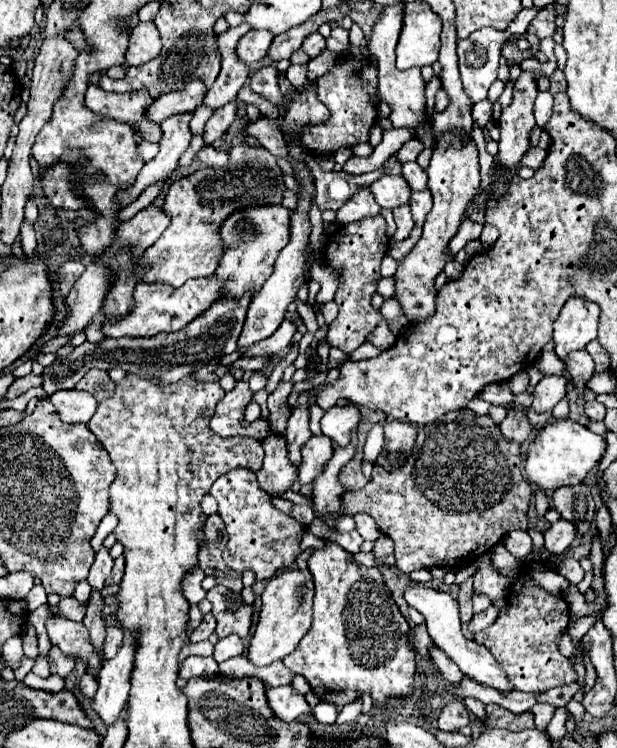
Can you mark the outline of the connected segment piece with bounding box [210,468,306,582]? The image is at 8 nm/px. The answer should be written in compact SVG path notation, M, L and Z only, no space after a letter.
M234 468L212 484L210 494L216 498L218 514L226 524L226 564L232 570L252 570L256 574L256 582L264 582L270 580L278 570L288 570L296 564L300 540L306 528L272 504L270 496L258 488L254 472L248 472L248 468Z

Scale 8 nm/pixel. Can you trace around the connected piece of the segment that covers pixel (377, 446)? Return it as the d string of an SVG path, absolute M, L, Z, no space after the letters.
M376 424L372 430L368 432L368 438L366 438L366 446L364 446L364 460L376 460L380 450L382 450L382 444L384 444L385 437L382 432L382 426Z

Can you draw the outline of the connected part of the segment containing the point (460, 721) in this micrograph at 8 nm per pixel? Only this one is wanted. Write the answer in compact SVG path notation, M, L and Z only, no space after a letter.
M450 700L440 710L438 728L440 730L448 730L448 732L456 732L460 726L466 726L468 722L470 722L470 716L468 716L466 704L462 700Z

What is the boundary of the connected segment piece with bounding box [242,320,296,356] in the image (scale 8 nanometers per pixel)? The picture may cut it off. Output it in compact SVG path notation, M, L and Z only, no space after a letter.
M284 320L280 324L280 328L272 336L268 336L268 340L260 340L260 344L252 344L252 348L248 348L248 352L242 352L242 356L272 356L272 354L280 354L290 346L294 334L296 334L296 326L290 320Z

